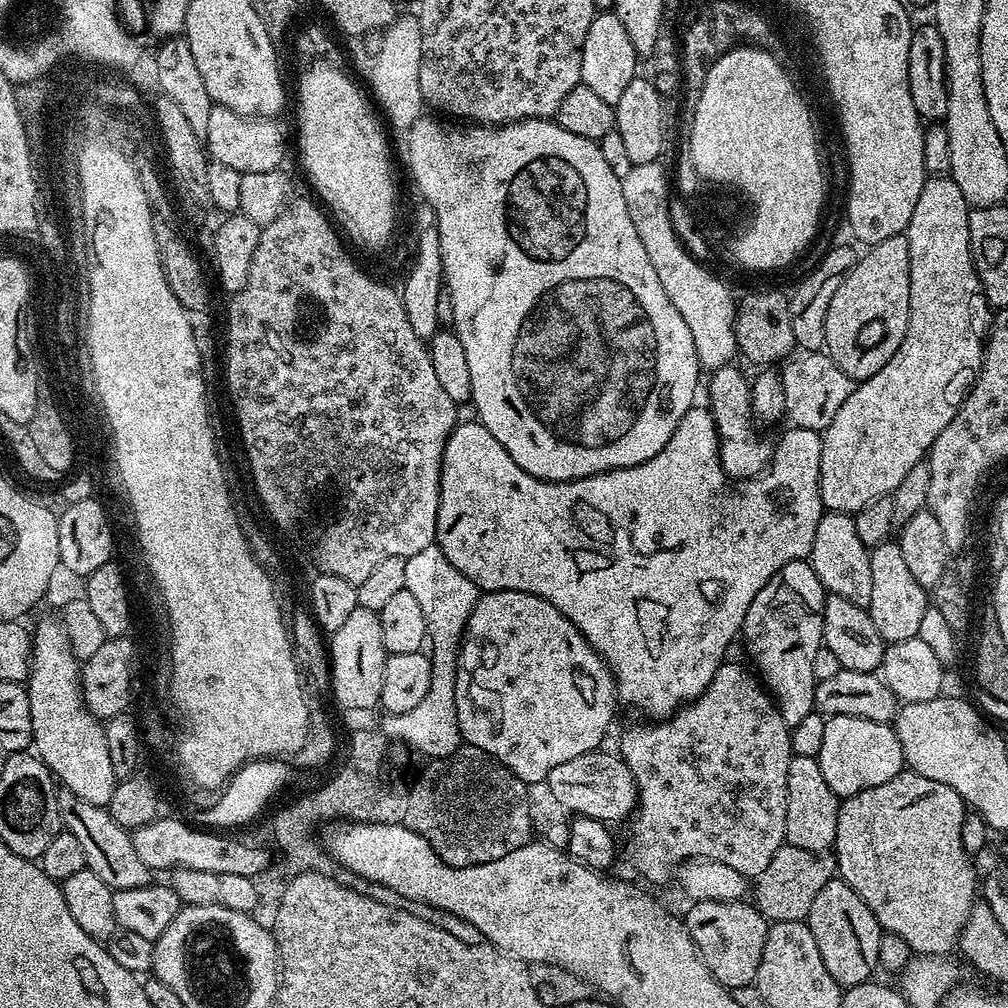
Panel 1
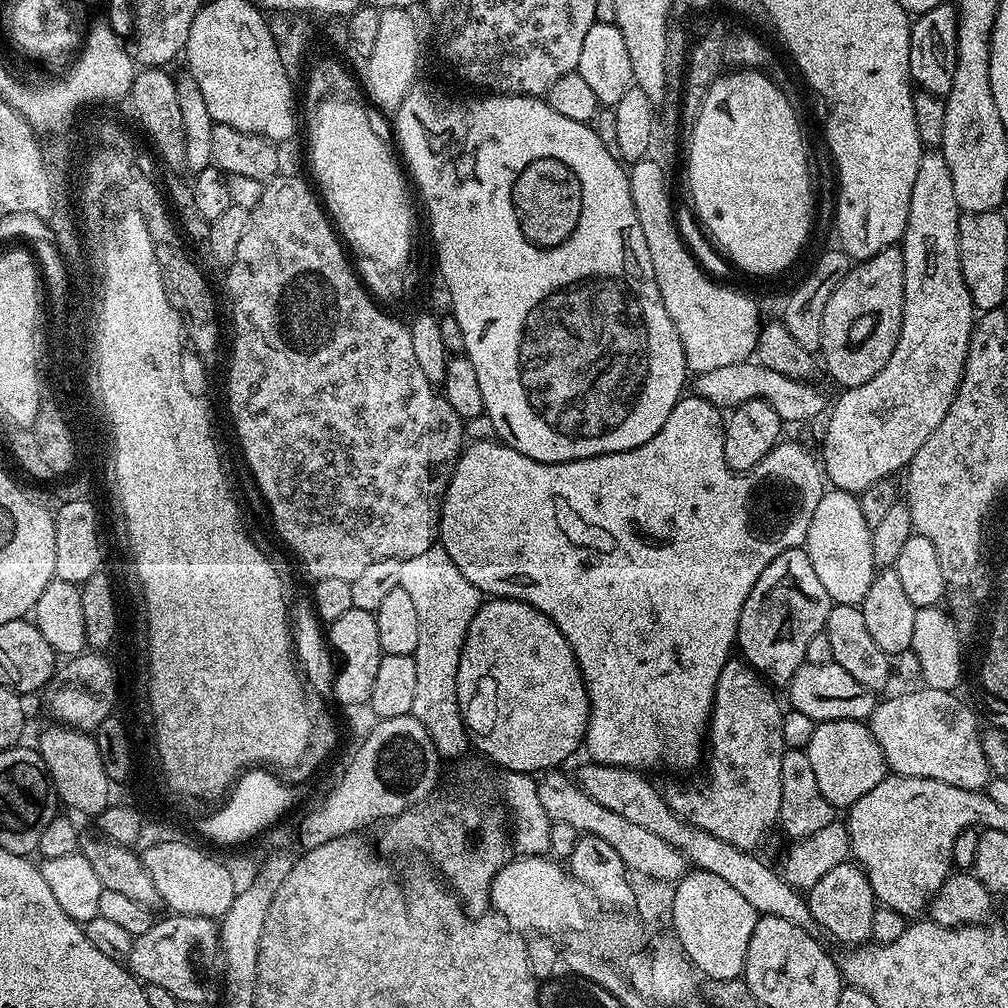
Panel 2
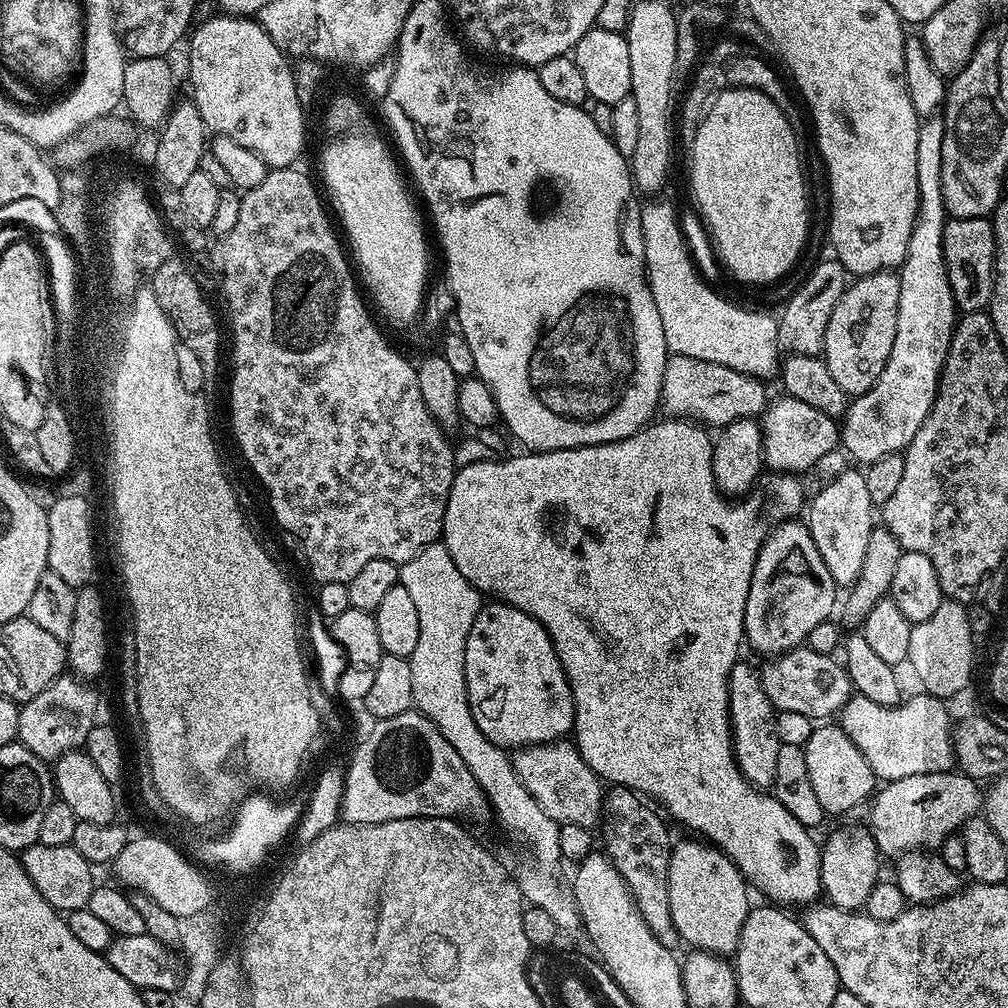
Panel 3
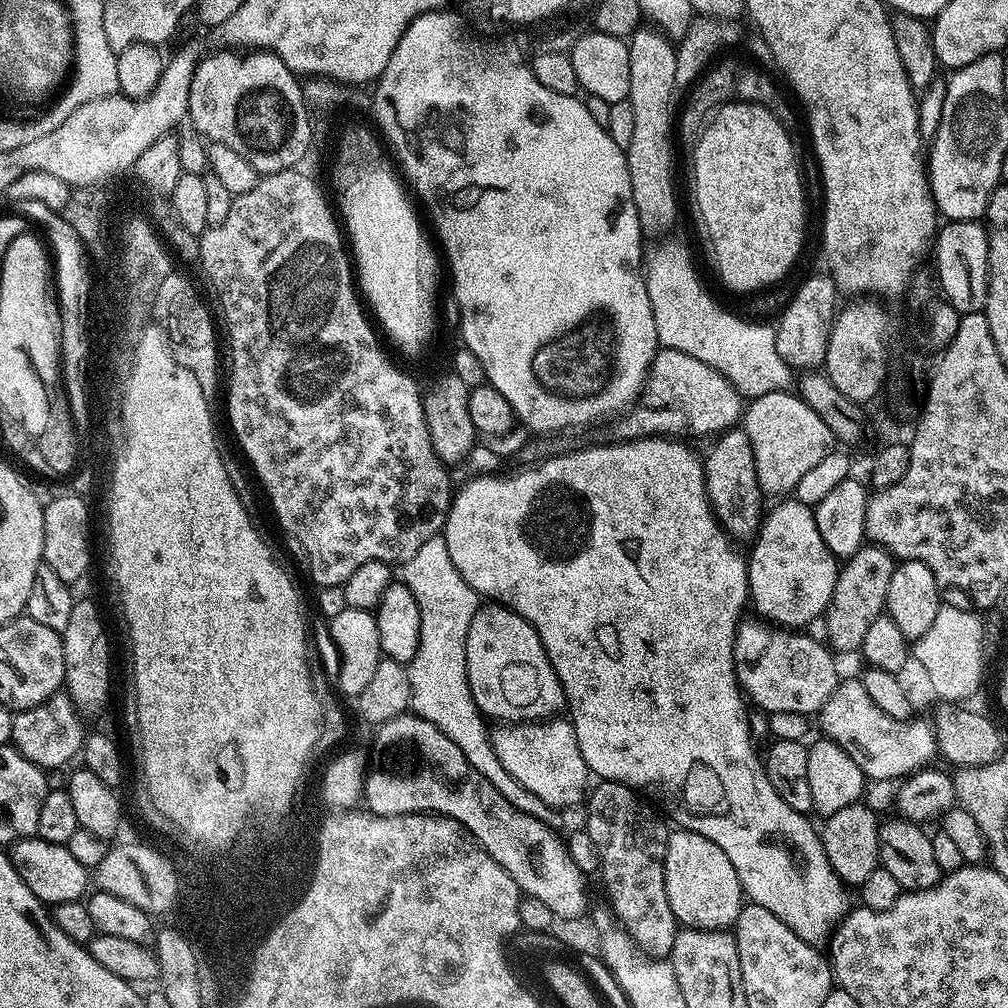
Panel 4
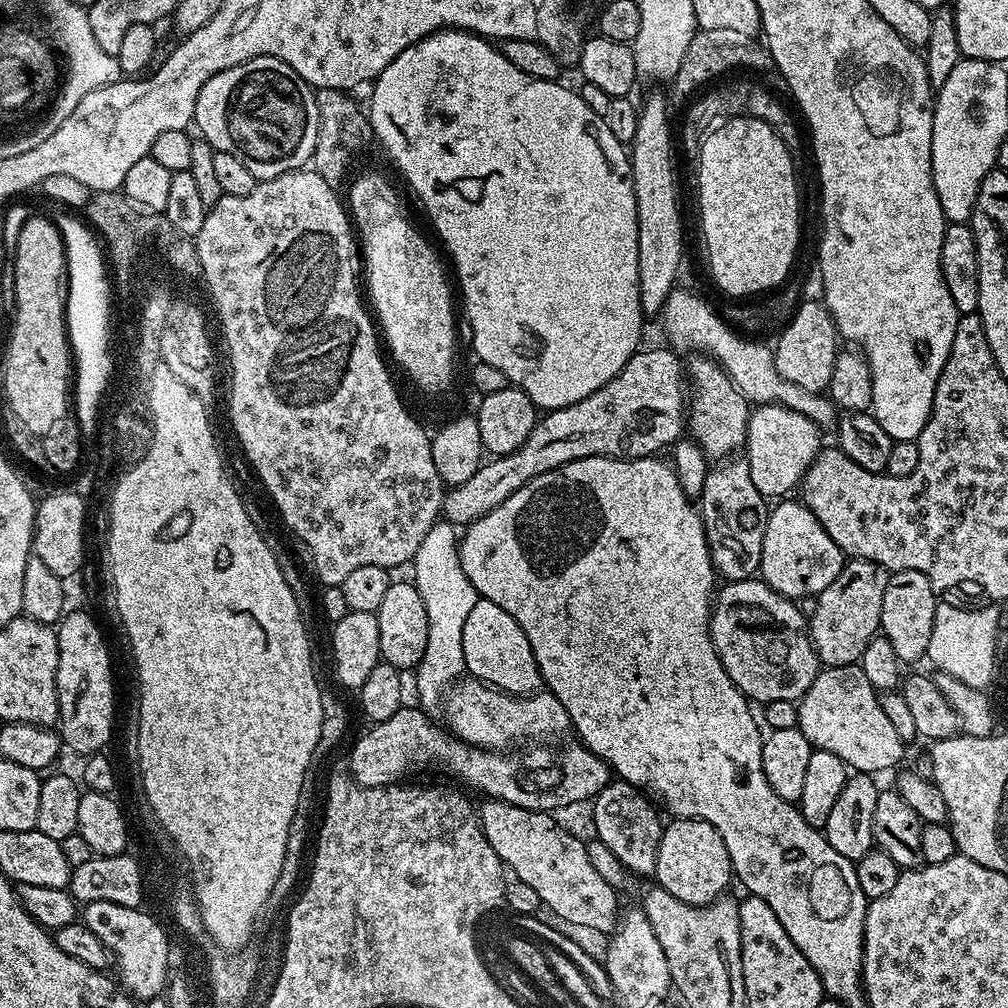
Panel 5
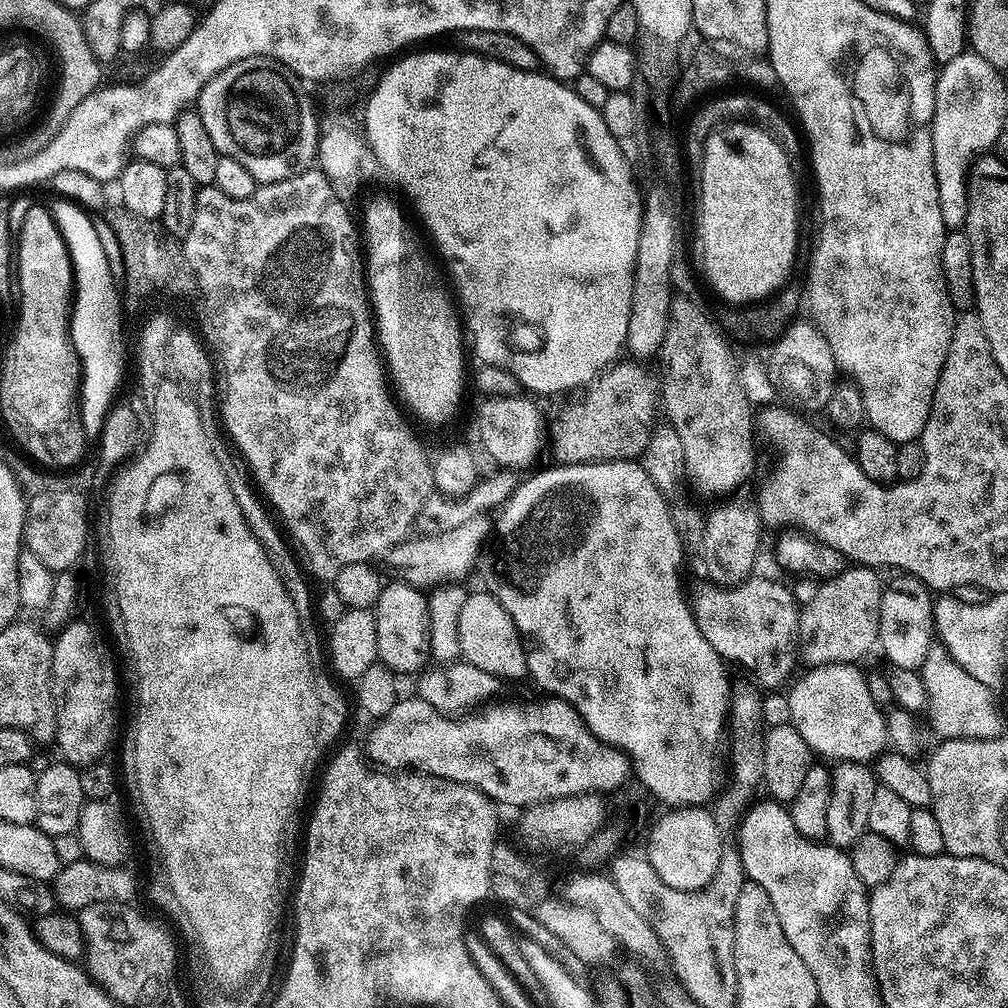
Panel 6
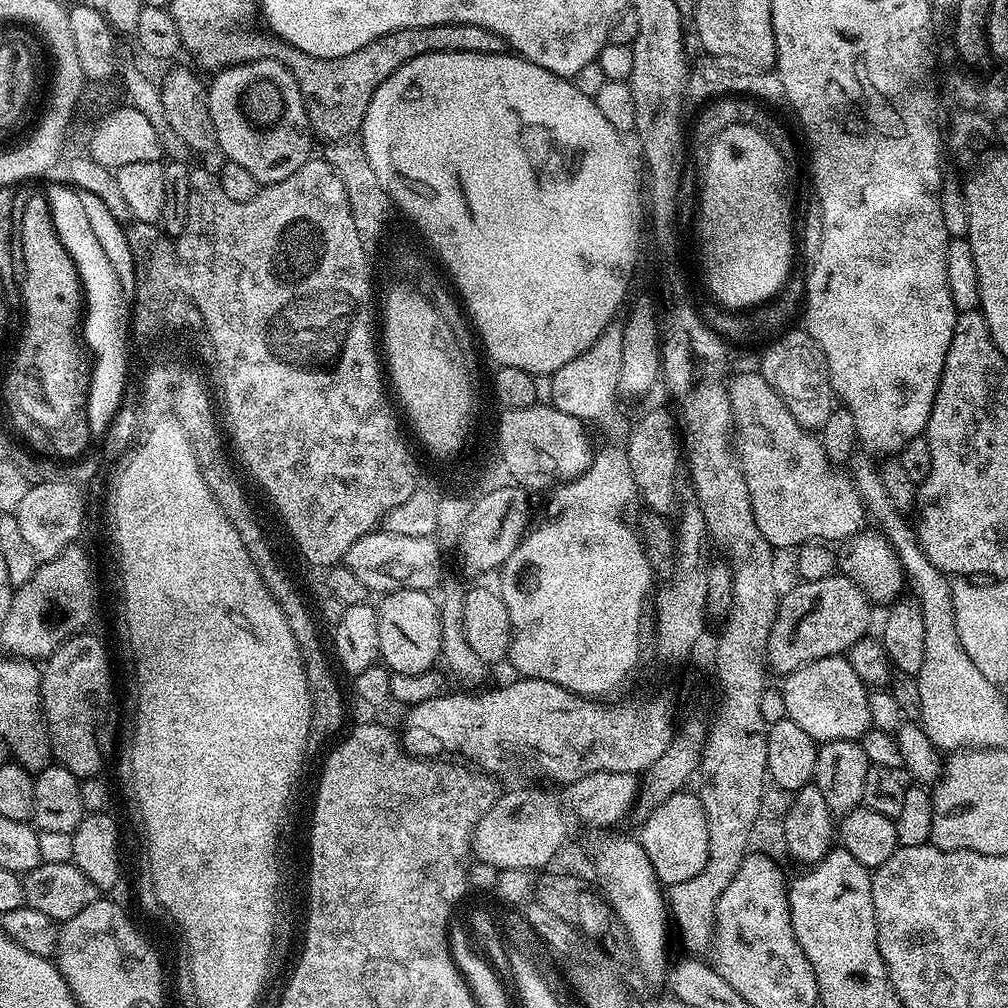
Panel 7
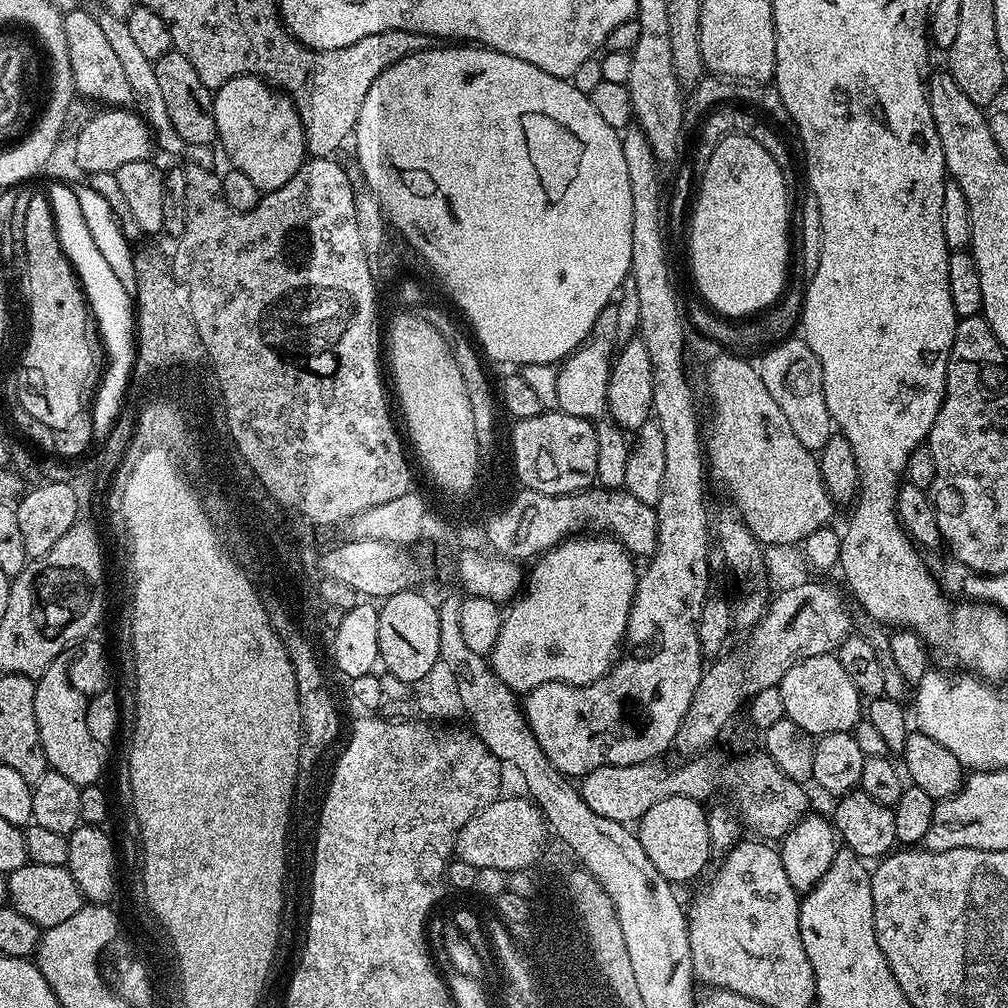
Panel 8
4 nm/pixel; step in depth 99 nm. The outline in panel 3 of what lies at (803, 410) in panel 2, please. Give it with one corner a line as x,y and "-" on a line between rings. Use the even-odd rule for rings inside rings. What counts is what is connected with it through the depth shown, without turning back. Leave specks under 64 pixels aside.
672,354
664,371
660,408
668,411
669,417
694,420
719,430
725,424
756,418
764,412
770,400
764,384
763,379
730,370
730,366
718,366
718,362

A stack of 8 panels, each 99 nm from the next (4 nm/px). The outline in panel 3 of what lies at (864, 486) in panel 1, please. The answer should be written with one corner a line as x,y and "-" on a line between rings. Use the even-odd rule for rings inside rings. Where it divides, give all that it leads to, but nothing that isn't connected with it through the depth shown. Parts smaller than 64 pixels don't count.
943,115
921,119
916,179
918,214
906,258
898,269
898,330
894,334
894,346
878,382
849,403
839,425
839,443
860,466
878,462
878,458
886,458
886,454
903,453
914,434
918,434
936,401
946,354
956,329
958,309
950,290
942,246
944,224
950,218
942,198
942,138
945,134

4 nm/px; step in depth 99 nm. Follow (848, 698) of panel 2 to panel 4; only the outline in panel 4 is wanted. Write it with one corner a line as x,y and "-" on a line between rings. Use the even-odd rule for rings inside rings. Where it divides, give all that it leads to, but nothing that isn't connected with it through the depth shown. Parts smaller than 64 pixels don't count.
760,618
755,619
748,621
745,619
737,627
736,647
732,649
736,659
736,680
740,683
743,695
753,705
756,703
761,708
761,713
764,714
778,710
794,710
794,714
803,716
819,713
820,707
827,702
838,683
835,660
837,657
830,651
829,645
824,642
819,644
814,637
804,633
807,631
793,630
787,626
765,622

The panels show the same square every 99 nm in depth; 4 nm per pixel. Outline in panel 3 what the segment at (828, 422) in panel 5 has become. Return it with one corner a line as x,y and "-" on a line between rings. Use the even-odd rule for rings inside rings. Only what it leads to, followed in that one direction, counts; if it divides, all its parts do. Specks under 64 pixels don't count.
654,198
654,200
647,204
647,202
640,209
640,221
642,222
643,230
643,246
644,253
646,254
648,282
651,286
651,293
654,297
654,306
658,306
658,314
662,317
662,334
666,334
666,346
668,347
669,353
677,356
689,356
690,358
702,358
706,362
718,362
718,366
730,366
730,370
738,370
742,374
747,376
754,376
757,378
769,378
768,376
775,377
778,369
782,363
782,349
778,343
778,337
776,335
776,326
778,323
777,317
767,316
764,312
751,312
748,308
739,308
736,304
731,304
724,296
719,296
718,293
714,292
713,288
700,274
698,267
692,258
690,249
686,243
686,239
682,233
680,227
679,215
673,206
664,201
656,200
660,198

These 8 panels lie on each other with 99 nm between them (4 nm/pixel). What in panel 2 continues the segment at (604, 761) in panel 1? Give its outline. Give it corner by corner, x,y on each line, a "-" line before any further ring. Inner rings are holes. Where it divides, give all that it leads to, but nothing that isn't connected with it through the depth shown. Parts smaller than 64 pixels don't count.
584,762
574,779
587,796
606,806
606,810
614,810
614,814
622,814
622,818
634,822
634,826
642,826
642,830
658,834
662,842
670,842
670,846
678,849
689,865
718,874
718,878
726,878
726,882
730,882
730,886
734,886
734,890
738,890
738,894
742,894
742,898
746,898
760,916
781,916
803,928
813,923
807,899
789,885
775,867
772,869
770,865
763,864
759,855
742,852
728,842
722,842
722,838
714,838
714,834
686,823
681,816
674,814
674,810
670,810
661,789
659,792
644,776
647,775
635,768

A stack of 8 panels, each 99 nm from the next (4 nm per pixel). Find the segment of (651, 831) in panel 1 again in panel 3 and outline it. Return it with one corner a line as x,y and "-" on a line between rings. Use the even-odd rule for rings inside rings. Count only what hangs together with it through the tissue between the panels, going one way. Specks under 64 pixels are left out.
737,662
728,679
728,716
732,719
732,750
741,772
755,788
771,789
774,769
778,762
780,739
776,729
776,707
766,698
766,690
760,681
760,673
754,667

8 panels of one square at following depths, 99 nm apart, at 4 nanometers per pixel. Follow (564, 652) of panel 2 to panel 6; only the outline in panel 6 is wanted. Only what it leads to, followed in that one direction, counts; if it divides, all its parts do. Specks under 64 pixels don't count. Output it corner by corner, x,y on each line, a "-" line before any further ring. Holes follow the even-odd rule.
487,590
469,591
462,602
462,614
458,614
458,642
463,663
478,666
486,674
494,674
497,681
520,680
528,676
528,649
514,618
506,614
502,602

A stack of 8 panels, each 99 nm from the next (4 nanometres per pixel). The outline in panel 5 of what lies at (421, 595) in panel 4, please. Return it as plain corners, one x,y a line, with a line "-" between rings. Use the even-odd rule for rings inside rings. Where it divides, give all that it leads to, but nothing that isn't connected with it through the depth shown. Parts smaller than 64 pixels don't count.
437,522
422,538
416,555
410,561
411,579
416,585
422,602
426,605
426,654
416,663
416,696
420,699
419,707
424,710
439,709
445,692
465,675
466,669
462,658
462,629
466,626
466,617
474,610
478,599
470,578
462,570
460,549
458,547
457,525

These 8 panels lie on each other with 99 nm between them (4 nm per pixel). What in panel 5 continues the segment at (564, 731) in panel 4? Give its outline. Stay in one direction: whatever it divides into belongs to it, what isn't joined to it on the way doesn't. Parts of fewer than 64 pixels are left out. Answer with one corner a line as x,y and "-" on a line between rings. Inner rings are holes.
461,678
445,692
443,712
448,718
447,727
465,744
489,750
508,750
519,740
560,736
570,728
566,706
558,702
554,693
540,690
529,696
512,696
475,678

